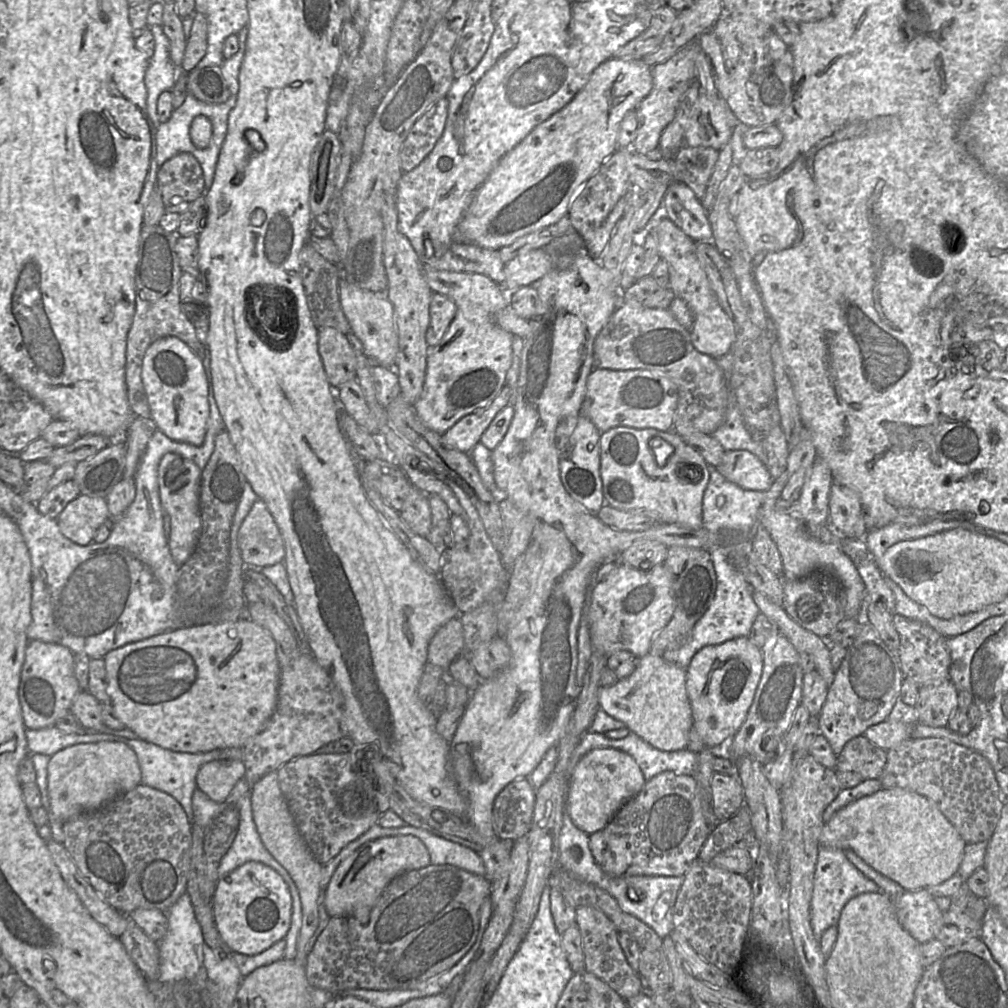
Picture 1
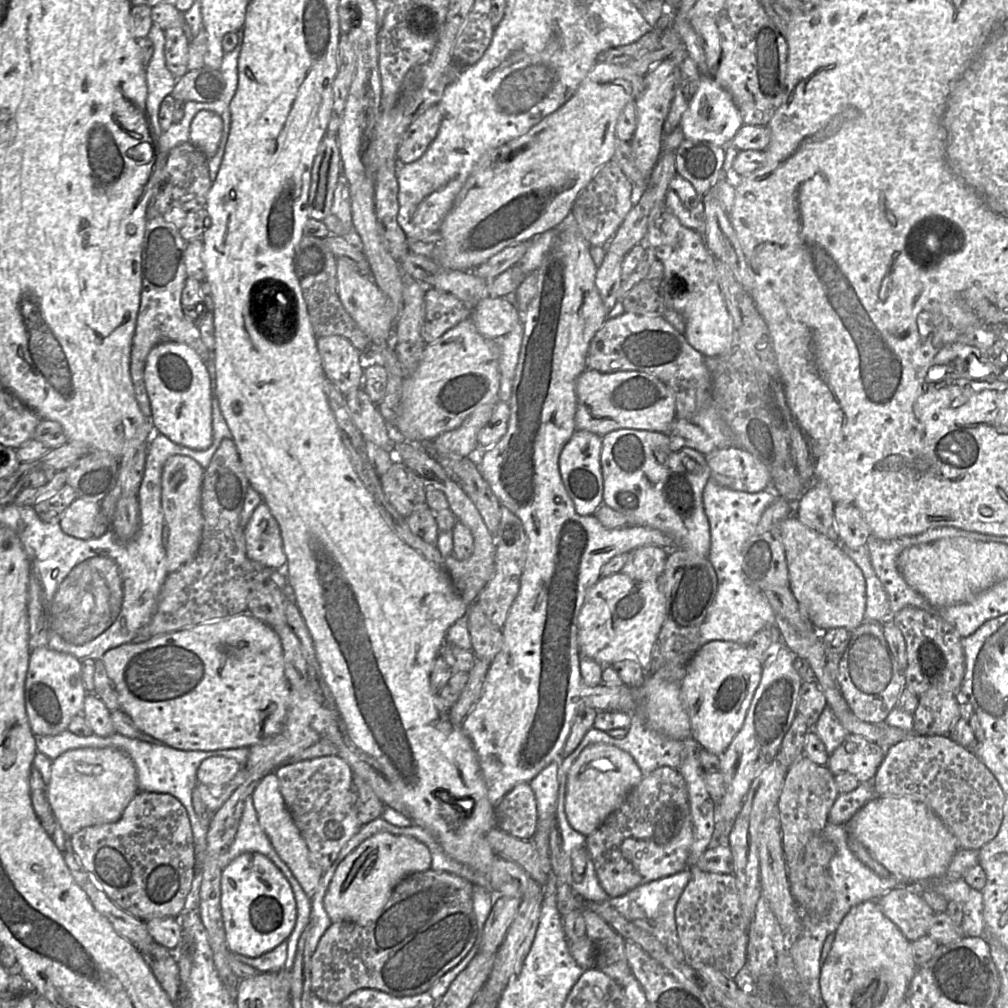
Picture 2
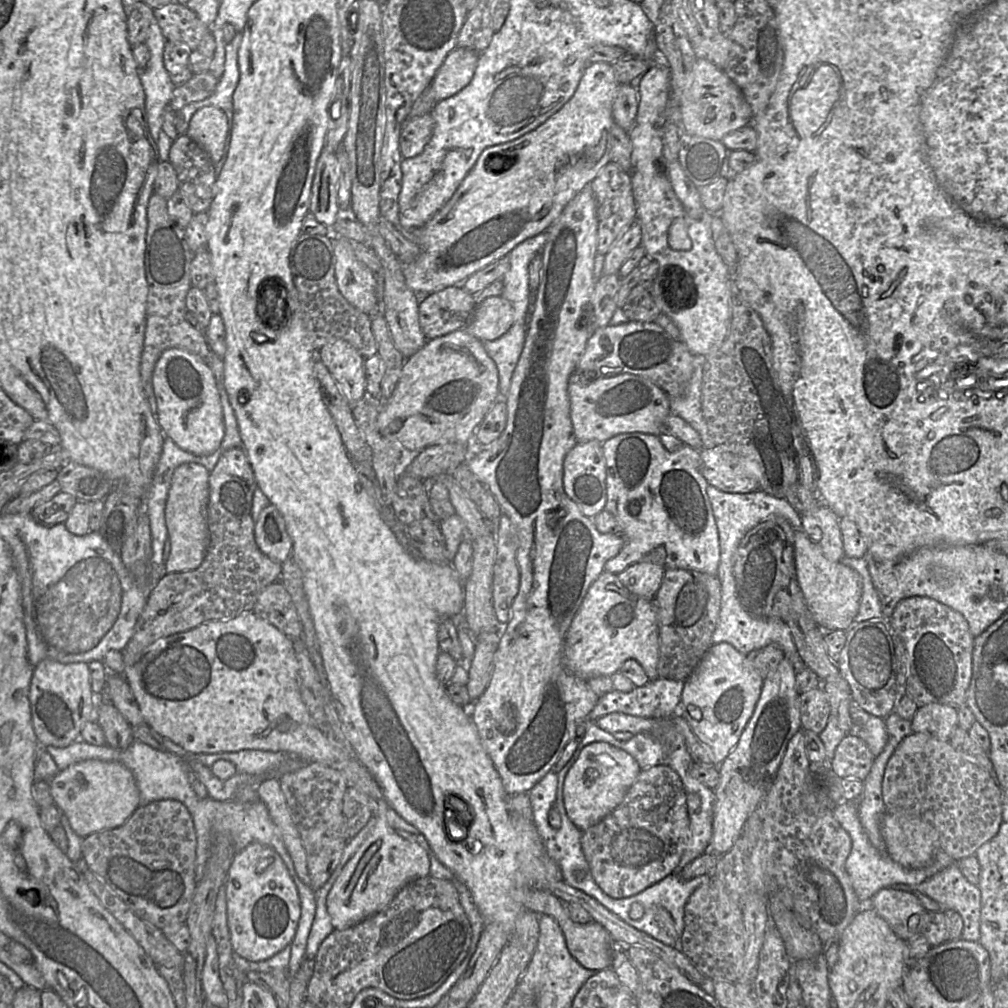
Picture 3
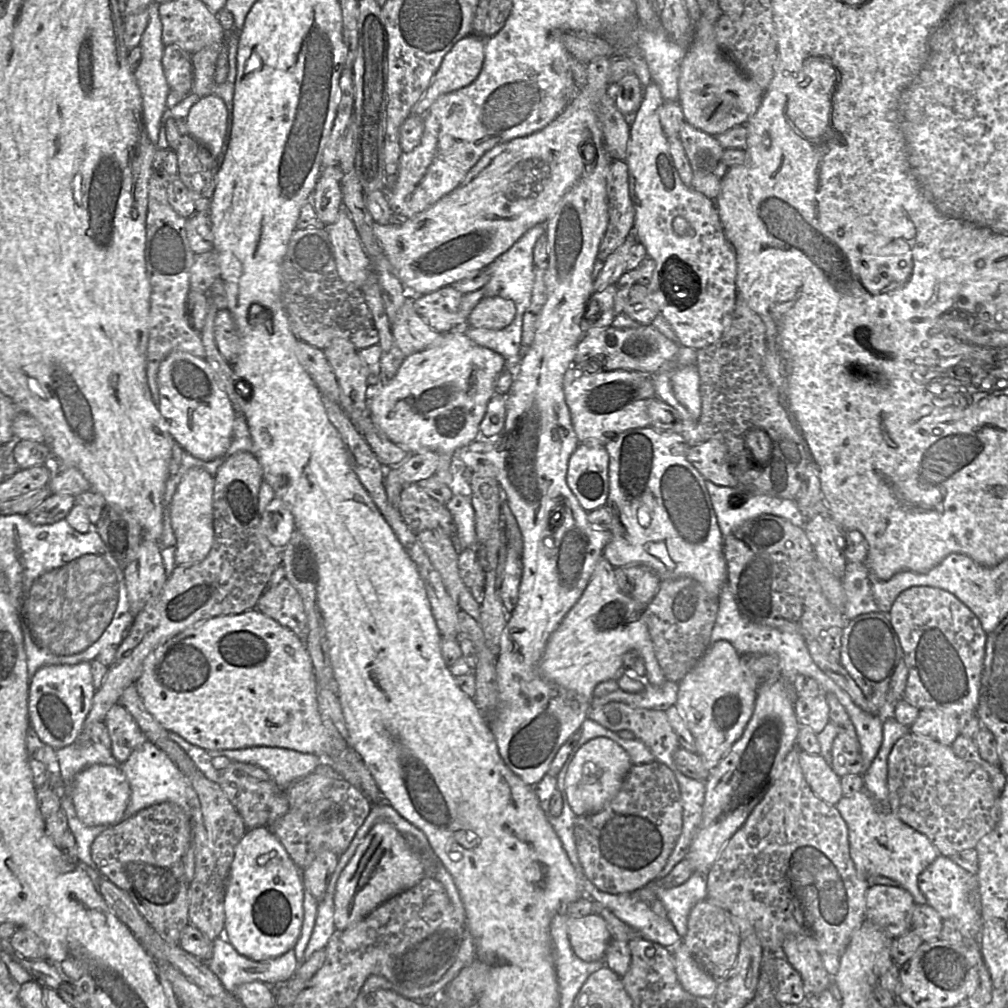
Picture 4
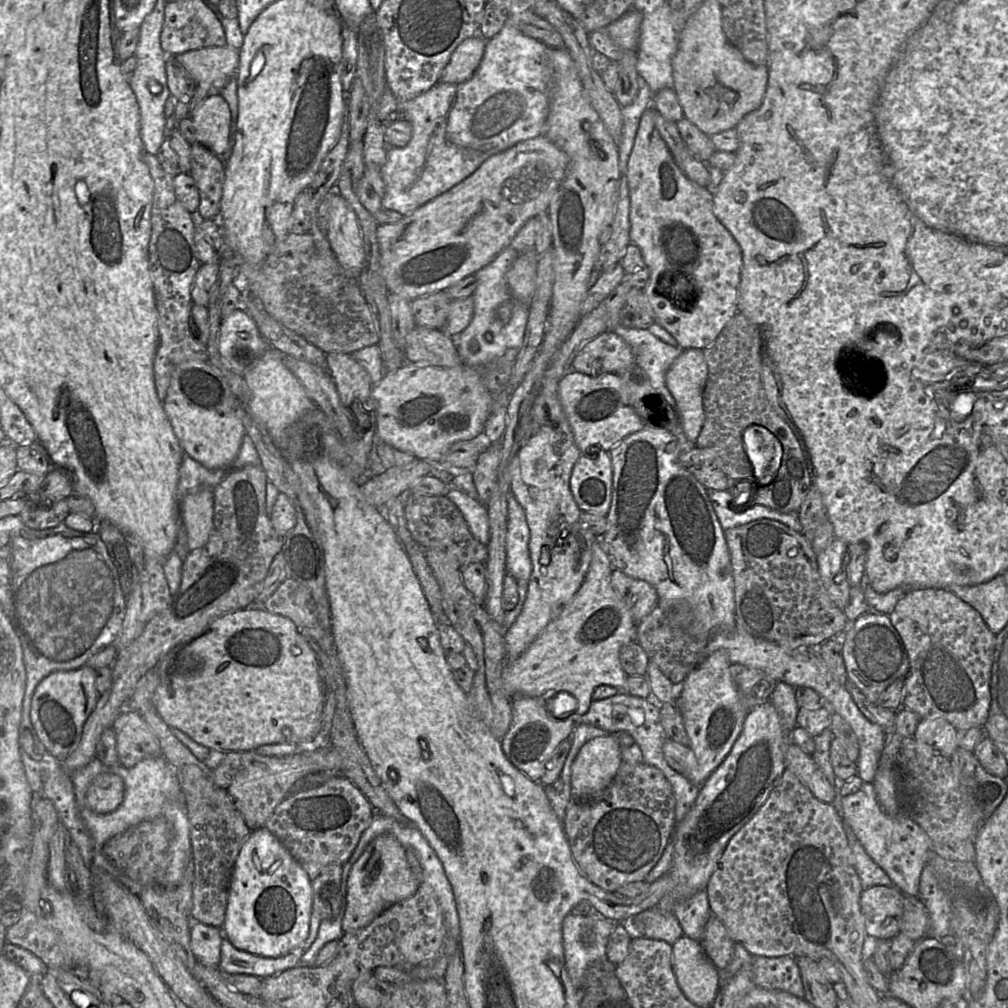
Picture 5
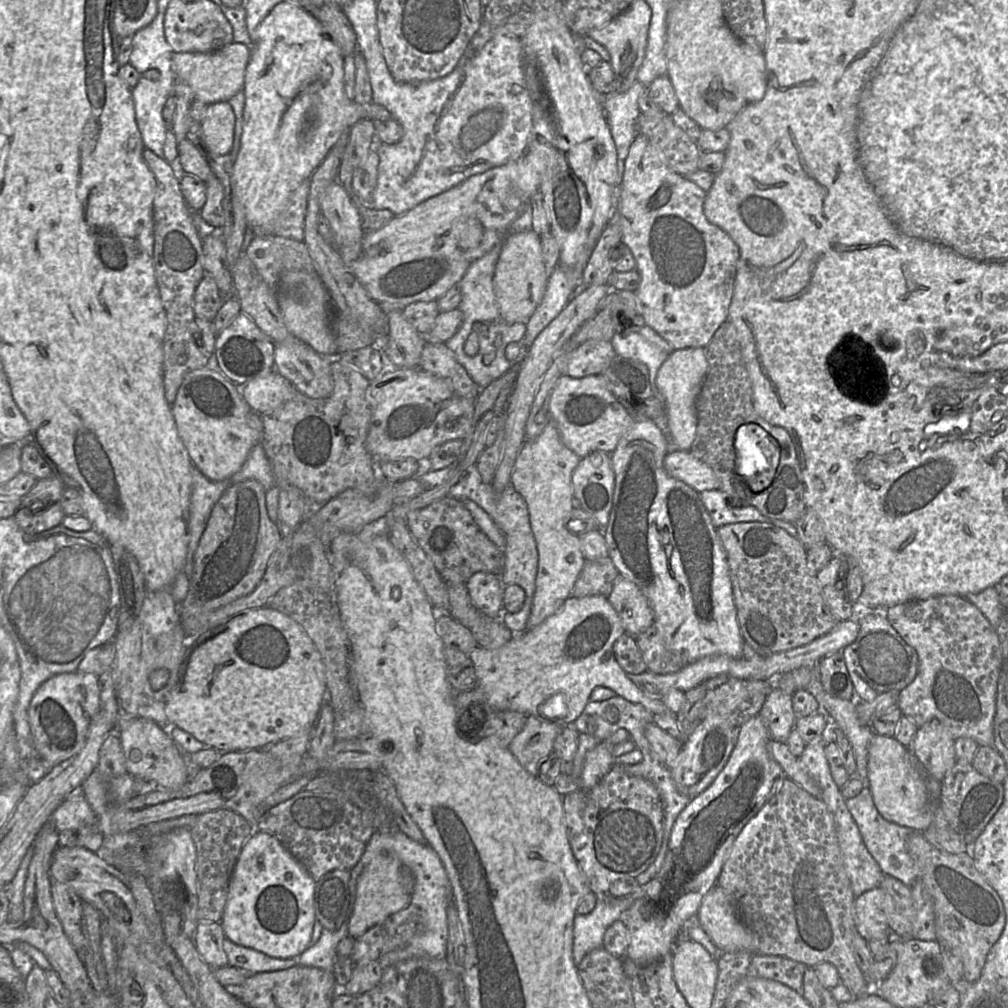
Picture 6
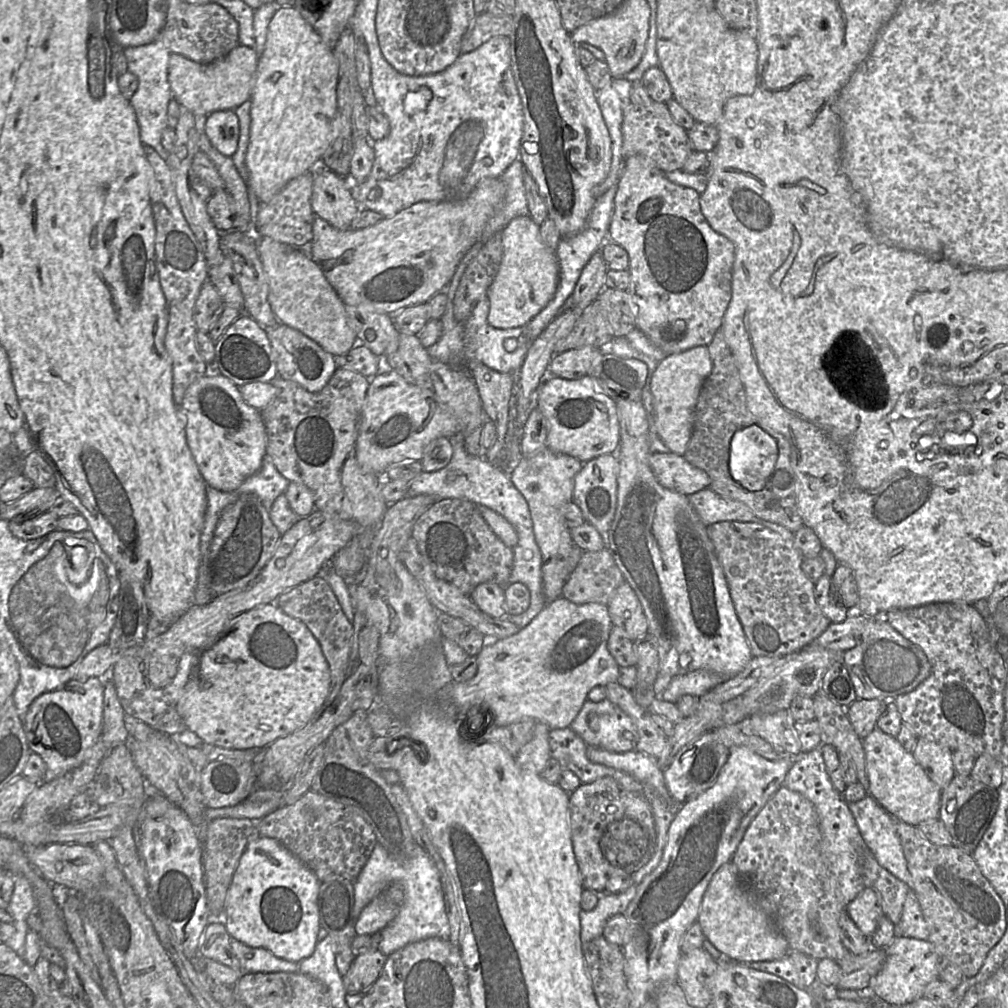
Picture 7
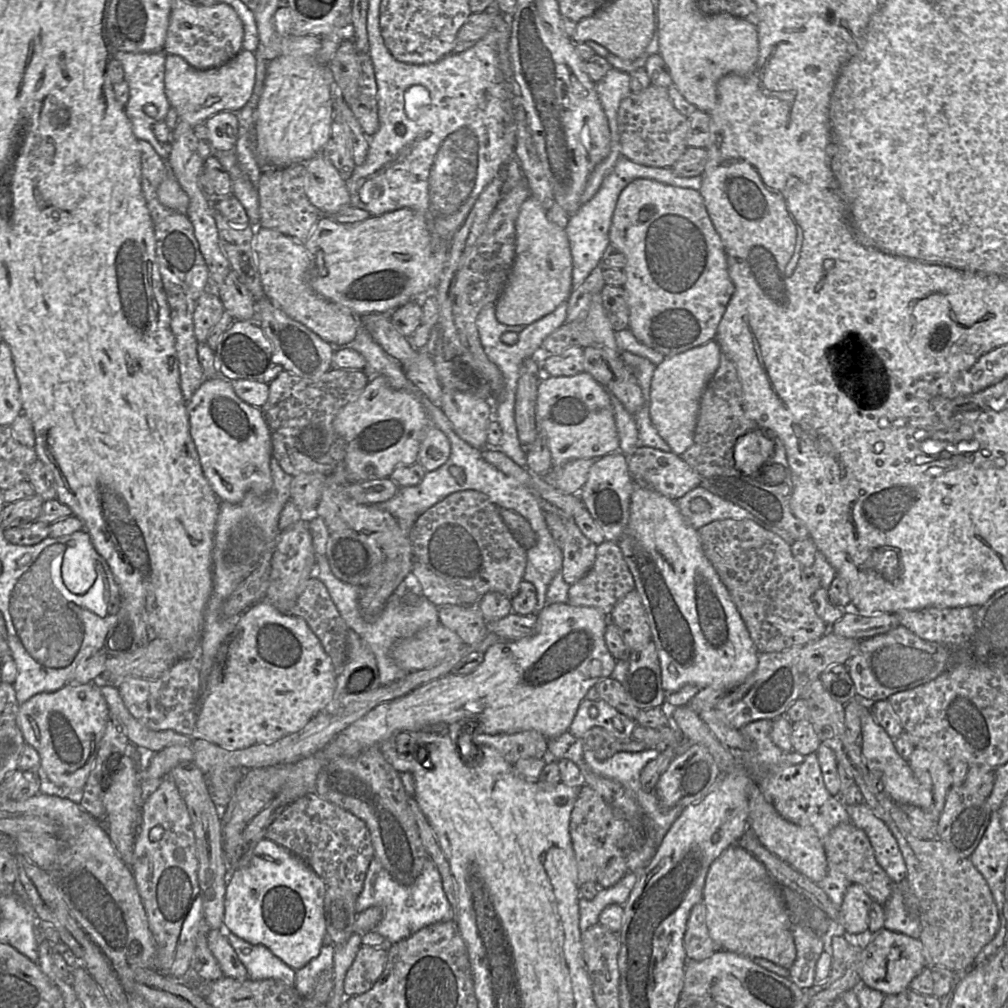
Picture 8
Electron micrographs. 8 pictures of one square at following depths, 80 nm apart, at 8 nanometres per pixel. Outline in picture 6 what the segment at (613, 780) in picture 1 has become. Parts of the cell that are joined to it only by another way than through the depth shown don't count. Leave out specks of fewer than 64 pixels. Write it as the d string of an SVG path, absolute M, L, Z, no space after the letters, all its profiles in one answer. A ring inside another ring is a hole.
M625 729L616 731L607 741L587 752L579 777L579 789L594 787L616 764L611 747L632 738Z

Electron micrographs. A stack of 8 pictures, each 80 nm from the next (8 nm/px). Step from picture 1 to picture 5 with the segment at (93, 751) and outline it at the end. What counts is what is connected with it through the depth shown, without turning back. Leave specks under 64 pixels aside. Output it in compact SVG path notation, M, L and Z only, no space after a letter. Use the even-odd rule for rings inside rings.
M112 772L98 774L88 787L86 802L97 814L114 812L124 799L124 781Z

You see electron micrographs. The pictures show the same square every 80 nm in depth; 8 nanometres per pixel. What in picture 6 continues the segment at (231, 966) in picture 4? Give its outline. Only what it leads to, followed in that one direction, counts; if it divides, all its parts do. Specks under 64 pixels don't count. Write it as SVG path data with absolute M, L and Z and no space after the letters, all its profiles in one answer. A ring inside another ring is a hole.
M227 938L223 942L223 948L228 958L228 965L253 974L287 970L298 966L298 958L274 958L255 949L235 944Z

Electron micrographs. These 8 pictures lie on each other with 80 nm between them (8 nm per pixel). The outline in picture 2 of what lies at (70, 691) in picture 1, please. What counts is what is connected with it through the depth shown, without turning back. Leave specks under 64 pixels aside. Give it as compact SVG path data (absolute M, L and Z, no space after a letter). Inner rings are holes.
M48 647L30 652L25 678L25 709L34 735L57 735L67 730L72 718L82 713L88 694L82 679L82 661L75 656Z

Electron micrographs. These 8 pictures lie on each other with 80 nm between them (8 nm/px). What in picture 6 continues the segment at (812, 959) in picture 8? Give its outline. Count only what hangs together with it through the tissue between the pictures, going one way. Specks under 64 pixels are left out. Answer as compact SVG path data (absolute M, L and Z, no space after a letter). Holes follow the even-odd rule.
M754 954L748 975L780 982L803 995L803 977L807 968L807 965L786 957Z

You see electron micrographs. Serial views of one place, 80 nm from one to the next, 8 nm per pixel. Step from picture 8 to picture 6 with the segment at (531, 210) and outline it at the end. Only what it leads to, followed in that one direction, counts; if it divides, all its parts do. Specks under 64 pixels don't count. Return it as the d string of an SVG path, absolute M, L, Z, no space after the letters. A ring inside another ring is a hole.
M534 230L508 233L502 241L493 277L493 289L501 319L507 323L526 324L543 299L548 279L540 236Z

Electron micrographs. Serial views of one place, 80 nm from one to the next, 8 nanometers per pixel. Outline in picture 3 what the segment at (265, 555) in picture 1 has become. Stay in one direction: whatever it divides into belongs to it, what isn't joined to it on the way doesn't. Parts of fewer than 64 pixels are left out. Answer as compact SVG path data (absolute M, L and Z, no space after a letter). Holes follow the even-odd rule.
M269 503L255 521L254 538L258 548L270 559L282 564L292 551L292 540L278 508Z

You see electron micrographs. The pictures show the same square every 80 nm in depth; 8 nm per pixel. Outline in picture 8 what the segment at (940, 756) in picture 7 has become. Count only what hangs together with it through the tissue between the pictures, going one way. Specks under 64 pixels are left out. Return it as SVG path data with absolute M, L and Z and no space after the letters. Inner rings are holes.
M915 747L908 763L920 786L932 793L932 806L923 810L932 820L939 821L946 796L952 786L948 762L925 748Z

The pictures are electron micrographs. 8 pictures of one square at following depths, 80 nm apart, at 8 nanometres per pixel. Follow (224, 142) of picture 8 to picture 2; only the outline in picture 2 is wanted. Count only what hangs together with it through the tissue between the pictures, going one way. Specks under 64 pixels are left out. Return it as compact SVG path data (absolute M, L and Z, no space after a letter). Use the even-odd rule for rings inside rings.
M201 110L196 113L190 124L190 141L206 158L215 155L223 132L223 121L212 111Z

